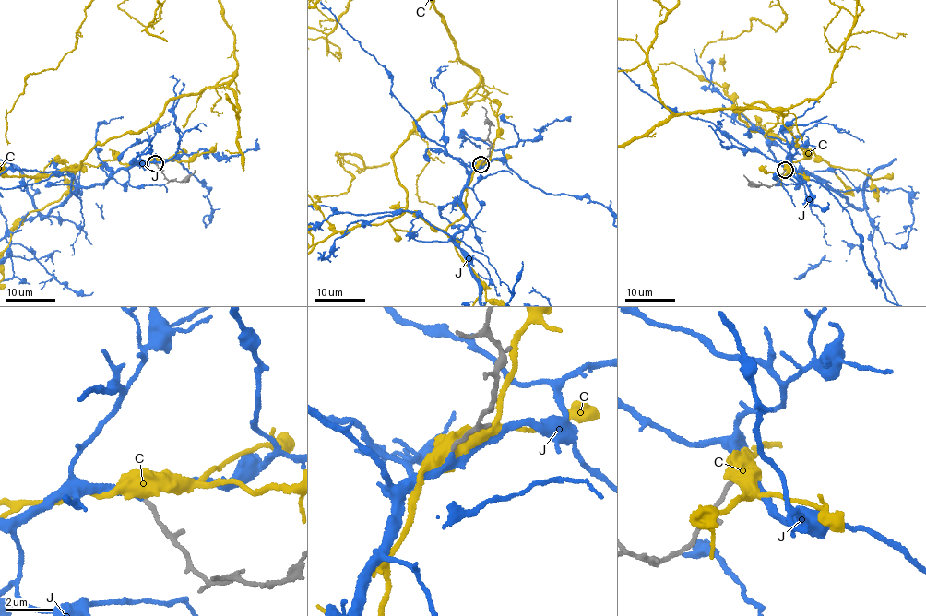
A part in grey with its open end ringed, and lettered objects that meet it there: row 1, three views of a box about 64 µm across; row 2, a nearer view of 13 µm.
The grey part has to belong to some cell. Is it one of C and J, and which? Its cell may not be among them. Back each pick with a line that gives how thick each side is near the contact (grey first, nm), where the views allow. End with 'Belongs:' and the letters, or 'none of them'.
J: 180 nm thick on the grey side, 260 nm on the other
Belongs: J

